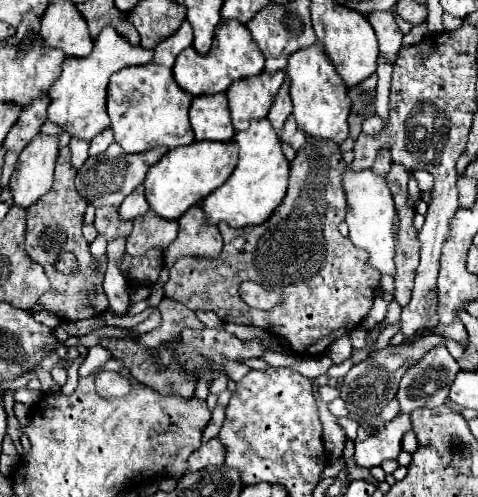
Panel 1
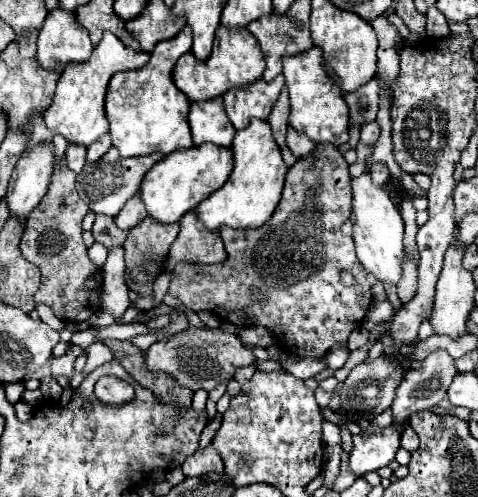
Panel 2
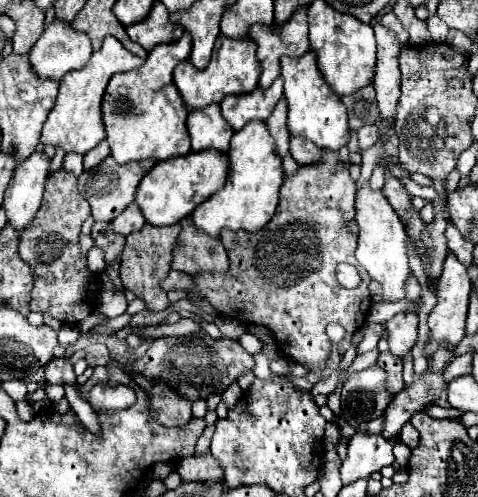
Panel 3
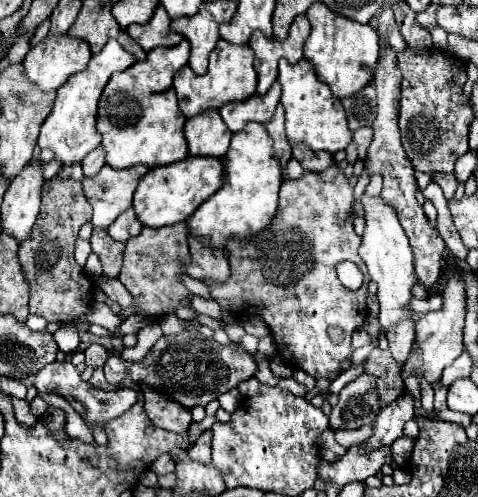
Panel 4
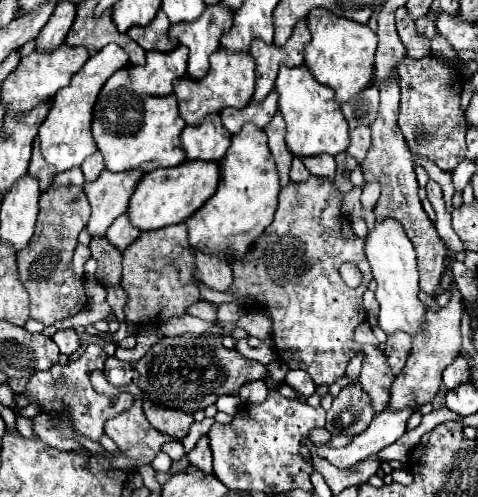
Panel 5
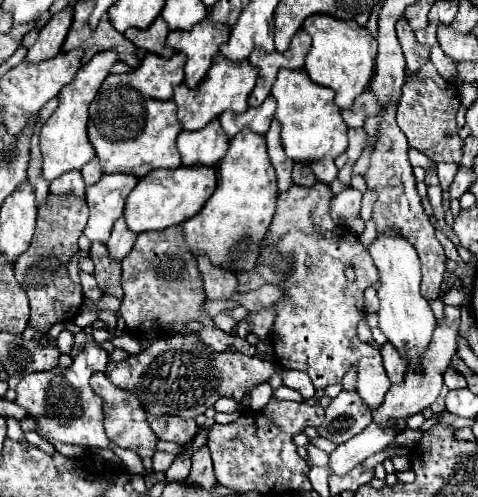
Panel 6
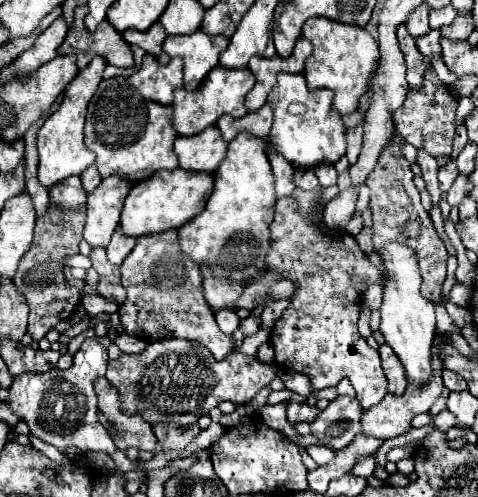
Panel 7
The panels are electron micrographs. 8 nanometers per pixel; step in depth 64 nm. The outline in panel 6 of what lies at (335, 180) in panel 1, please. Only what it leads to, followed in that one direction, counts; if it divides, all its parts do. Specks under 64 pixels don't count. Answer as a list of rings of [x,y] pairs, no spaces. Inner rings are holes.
[[[316,182],[314,186],[296,186],[292,184],[290,190],[278,194],[278,206],[274,220],[260,244],[260,256],[256,260],[256,268],[250,272],[238,272],[238,292],[250,292],[264,284],[276,284],[286,290],[286,294],[274,302],[276,306],[276,322],[272,330],[272,346],[276,360],[282,368],[306,372],[312,378],[316,390],[326,388],[330,384],[338,384],[342,376],[348,372],[352,364],[358,366],[358,394],[372,408],[376,410],[390,388],[390,380],[384,370],[382,356],[379,349],[364,344],[356,336],[356,324],[364,316],[364,300],[362,294],[368,286],[378,282],[376,266],[368,256],[368,250],[360,244],[356,234],[350,232],[348,226],[338,224],[330,216],[334,192],[328,184]],[[346,264],[356,268],[356,282],[348,282],[344,276]]]

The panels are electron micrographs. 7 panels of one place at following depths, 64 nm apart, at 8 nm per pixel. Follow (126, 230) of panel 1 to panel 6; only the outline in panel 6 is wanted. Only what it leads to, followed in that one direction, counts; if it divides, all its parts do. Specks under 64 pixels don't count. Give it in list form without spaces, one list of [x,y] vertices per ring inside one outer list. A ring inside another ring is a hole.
[[[92,242],[90,258],[92,258],[94,264],[96,264],[94,278],[98,280],[98,286],[102,288],[102,292],[104,292],[104,294],[114,294],[114,296],[122,298],[122,294],[124,294],[124,292],[122,292],[122,286],[120,286],[122,268],[120,268],[120,262],[116,262],[114,258],[110,258],[106,244],[102,244],[102,242]]]

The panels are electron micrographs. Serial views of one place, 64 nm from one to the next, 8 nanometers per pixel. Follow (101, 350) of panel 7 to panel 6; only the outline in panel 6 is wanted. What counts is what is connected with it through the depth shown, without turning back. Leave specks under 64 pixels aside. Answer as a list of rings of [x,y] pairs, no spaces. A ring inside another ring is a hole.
[[[88,342],[86,348],[82,350],[82,366],[70,366],[70,368],[52,368],[48,372],[32,372],[32,374],[24,374],[20,384],[16,386],[16,394],[18,394],[18,400],[16,404],[26,408],[30,412],[30,416],[40,424],[40,432],[46,440],[56,440],[56,442],[68,442],[68,444],[80,444],[80,446],[98,446],[98,448],[108,448],[108,436],[104,432],[104,400],[100,400],[98,394],[94,394],[94,390],[90,388],[88,380],[94,372],[104,372],[106,368],[106,362],[108,362],[108,352],[100,348],[98,342]],[[82,374],[82,390],[80,388],[74,388],[70,384],[70,380],[76,376],[76,382],[80,380],[78,376]]]

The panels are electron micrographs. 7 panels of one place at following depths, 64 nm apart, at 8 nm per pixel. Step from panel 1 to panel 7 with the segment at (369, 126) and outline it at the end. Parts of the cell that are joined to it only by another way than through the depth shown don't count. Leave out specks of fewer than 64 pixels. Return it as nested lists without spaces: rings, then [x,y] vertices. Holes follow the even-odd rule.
[[[356,126],[352,130],[346,132],[346,140],[348,140],[348,150],[346,150],[346,158],[350,164],[356,162],[360,148],[362,148],[362,126]]]

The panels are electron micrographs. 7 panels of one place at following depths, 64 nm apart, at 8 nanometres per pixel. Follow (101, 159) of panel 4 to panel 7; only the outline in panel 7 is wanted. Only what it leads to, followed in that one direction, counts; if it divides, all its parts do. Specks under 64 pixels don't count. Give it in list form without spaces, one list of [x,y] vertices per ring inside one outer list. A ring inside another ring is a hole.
[[[92,164],[84,174],[82,174],[82,184],[84,184],[84,190],[86,192],[92,192],[92,188],[96,188],[100,184],[100,174],[98,174],[98,168],[96,164]]]

